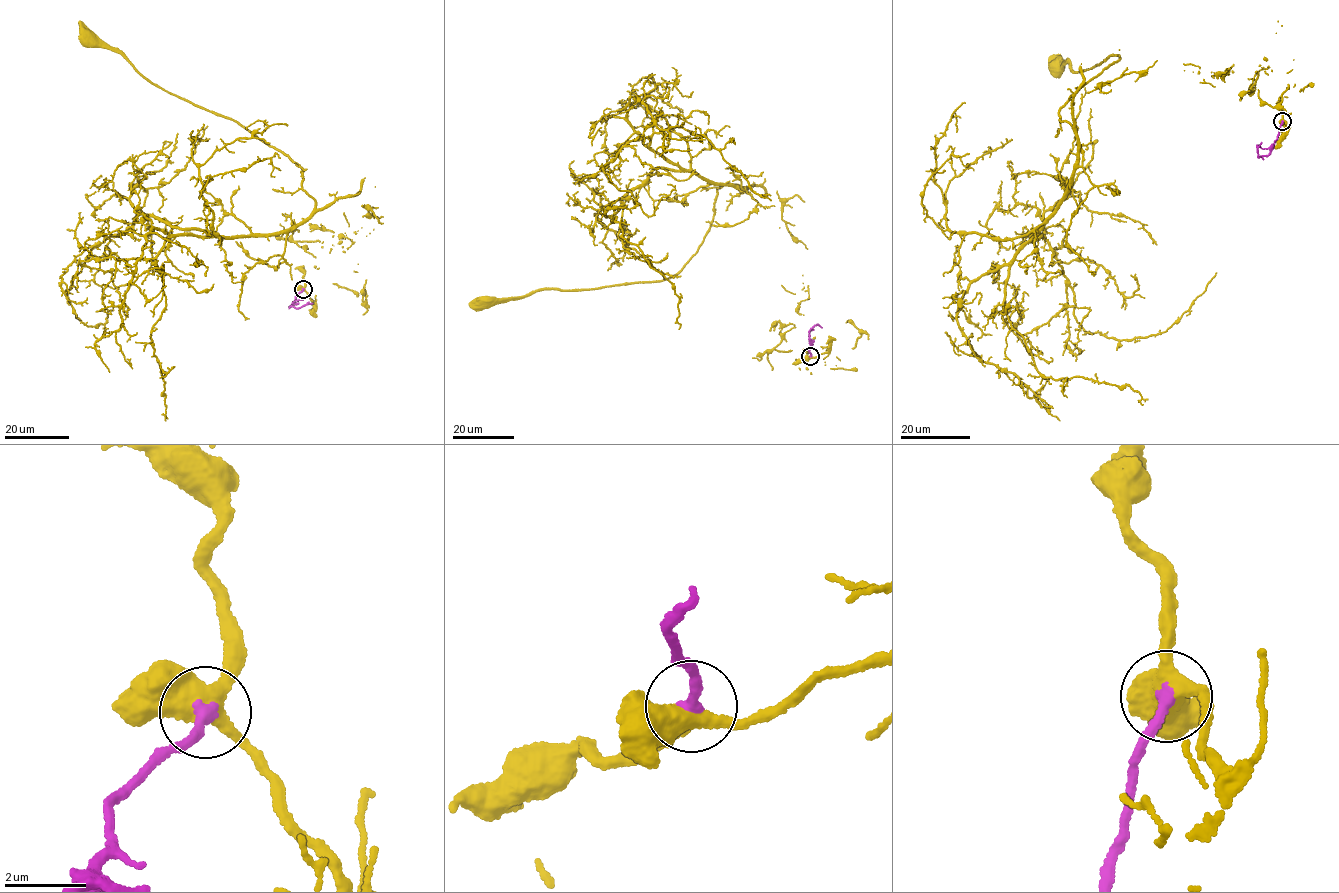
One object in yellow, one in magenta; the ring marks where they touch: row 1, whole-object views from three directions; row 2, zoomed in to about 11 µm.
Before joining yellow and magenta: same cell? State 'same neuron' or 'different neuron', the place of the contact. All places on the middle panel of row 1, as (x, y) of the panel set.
same neuron | (810, 356)

